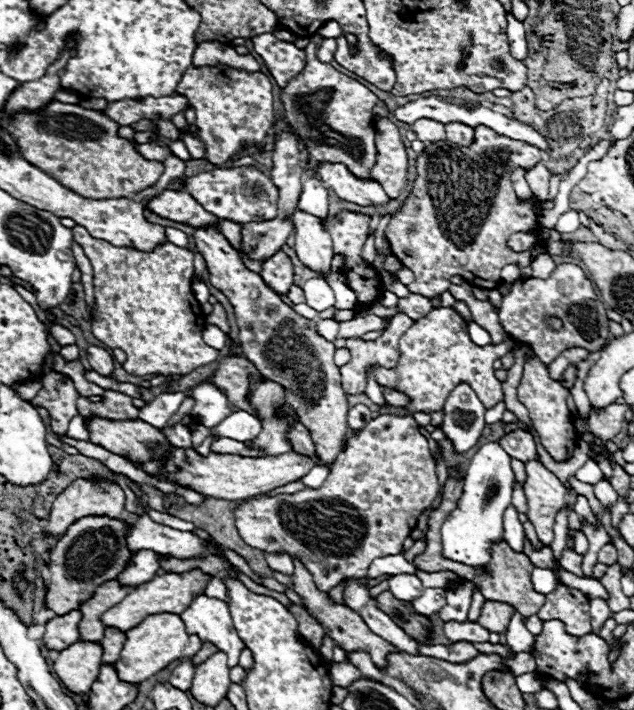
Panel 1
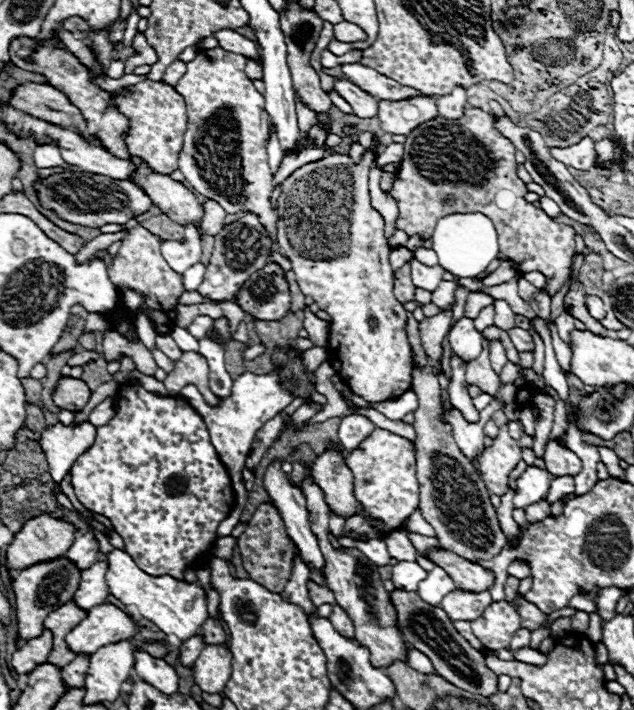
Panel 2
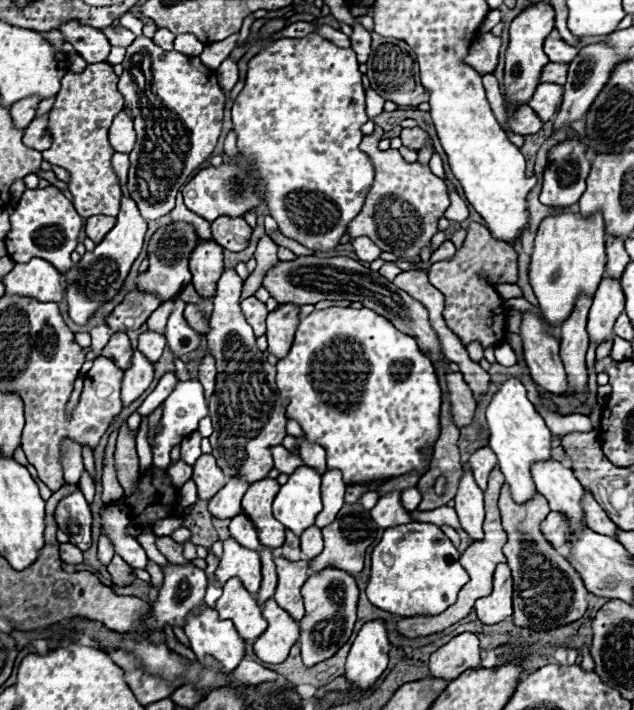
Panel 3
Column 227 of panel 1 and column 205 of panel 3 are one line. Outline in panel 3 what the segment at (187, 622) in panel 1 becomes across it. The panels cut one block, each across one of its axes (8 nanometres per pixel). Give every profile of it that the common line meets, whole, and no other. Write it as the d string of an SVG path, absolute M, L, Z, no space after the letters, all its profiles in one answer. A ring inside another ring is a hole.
M202 606L200 612L188 614L184 632L190 640L190 648L198 658L212 656L224 672L234 670L244 658L244 640L234 630L232 622L218 620L218 612L210 606Z

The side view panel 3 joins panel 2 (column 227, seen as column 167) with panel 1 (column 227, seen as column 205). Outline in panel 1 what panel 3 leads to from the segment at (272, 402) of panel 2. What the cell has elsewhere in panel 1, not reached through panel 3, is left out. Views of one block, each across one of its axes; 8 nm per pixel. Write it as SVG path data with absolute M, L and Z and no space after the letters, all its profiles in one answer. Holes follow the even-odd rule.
M198 384L190 390L190 394L196 398L192 416L196 416L198 424L202 424L202 426L214 428L236 410L228 402L226 394L214 384Z

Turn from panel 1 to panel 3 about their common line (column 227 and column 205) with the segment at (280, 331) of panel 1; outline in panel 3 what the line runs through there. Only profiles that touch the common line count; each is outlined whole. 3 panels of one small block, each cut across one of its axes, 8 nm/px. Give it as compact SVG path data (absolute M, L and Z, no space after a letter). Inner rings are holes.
M198 238L196 250L192 250L190 270L192 270L192 284L196 286L200 296L214 296L216 282L224 270L222 264L222 246L214 240Z

